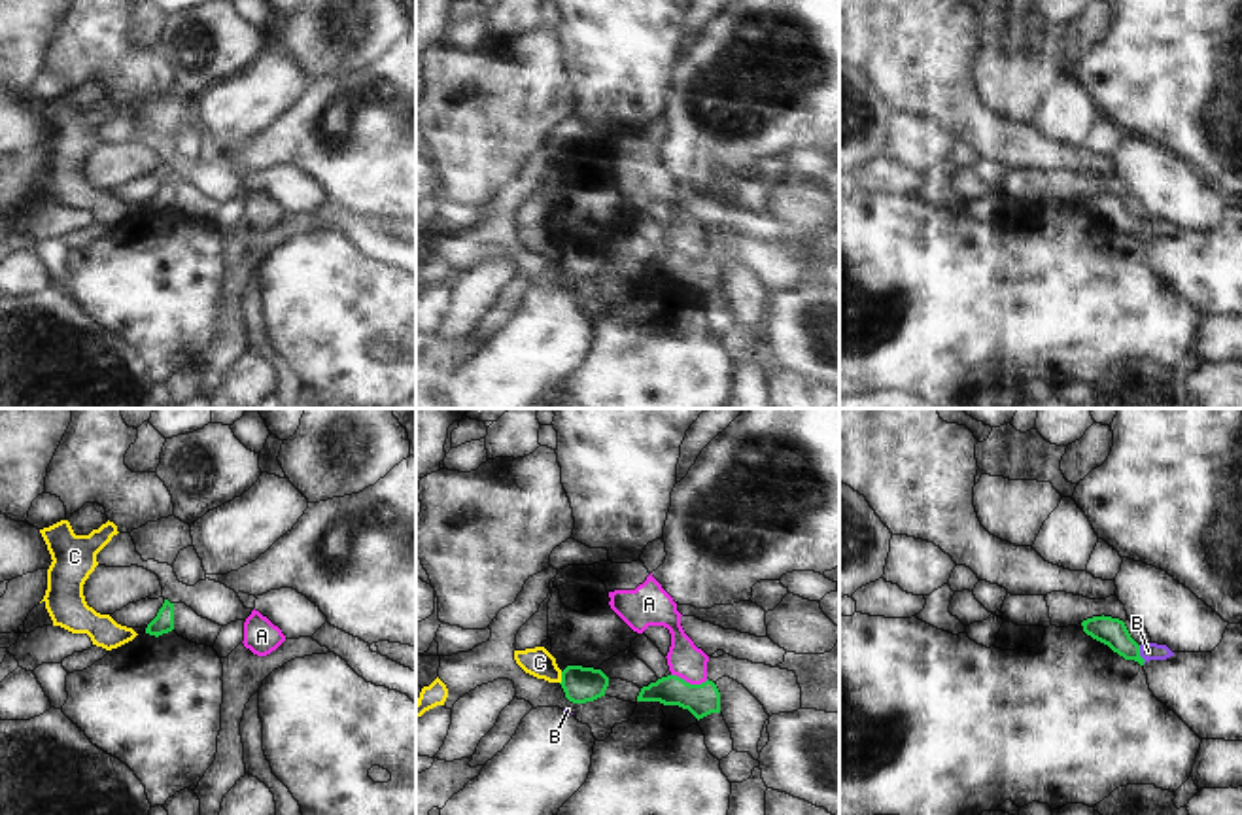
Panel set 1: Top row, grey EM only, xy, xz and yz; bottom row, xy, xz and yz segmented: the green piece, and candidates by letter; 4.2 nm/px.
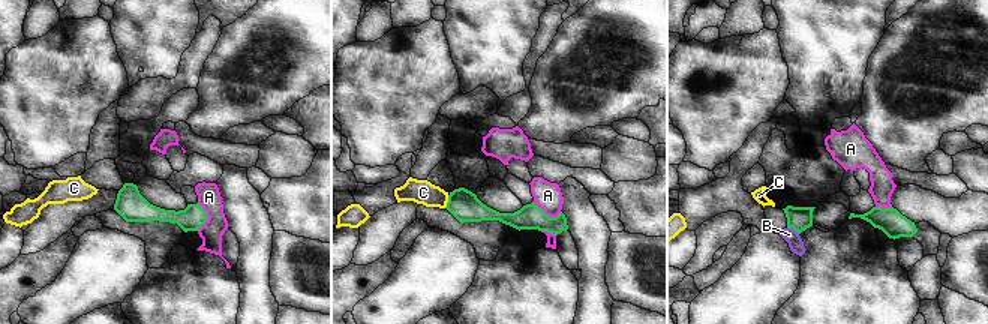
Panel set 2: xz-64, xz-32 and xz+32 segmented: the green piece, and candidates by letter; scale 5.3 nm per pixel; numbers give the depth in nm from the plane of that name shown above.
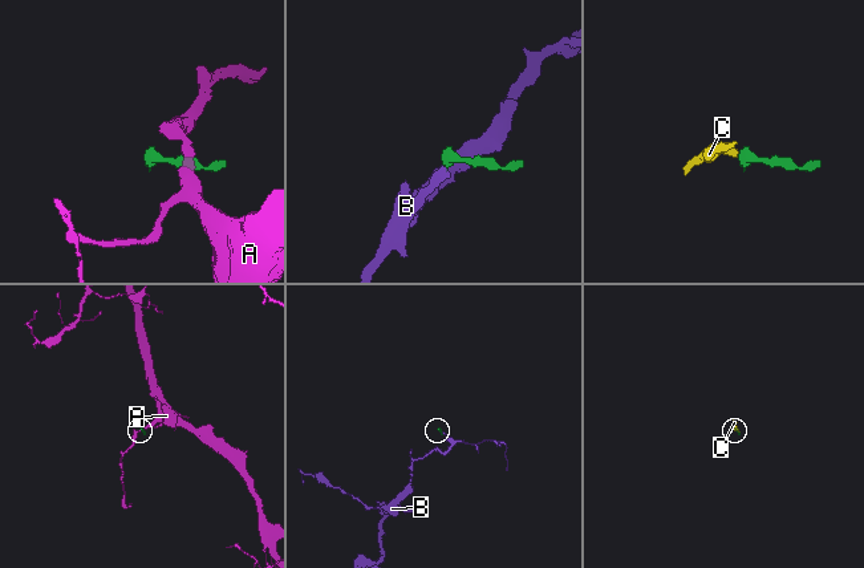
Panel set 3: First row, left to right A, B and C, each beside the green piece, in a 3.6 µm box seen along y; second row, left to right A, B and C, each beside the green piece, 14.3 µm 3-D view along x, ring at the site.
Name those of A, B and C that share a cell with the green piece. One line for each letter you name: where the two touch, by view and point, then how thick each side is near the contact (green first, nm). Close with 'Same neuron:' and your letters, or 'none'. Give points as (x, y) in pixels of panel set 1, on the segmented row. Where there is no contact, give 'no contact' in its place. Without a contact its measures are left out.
B: contact yz (1138, 655); calibres 120 and 80 nm
Same neuron: B

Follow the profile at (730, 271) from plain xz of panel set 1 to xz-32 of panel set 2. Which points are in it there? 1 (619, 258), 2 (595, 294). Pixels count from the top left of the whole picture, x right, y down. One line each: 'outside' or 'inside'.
1: outside
2: inside

